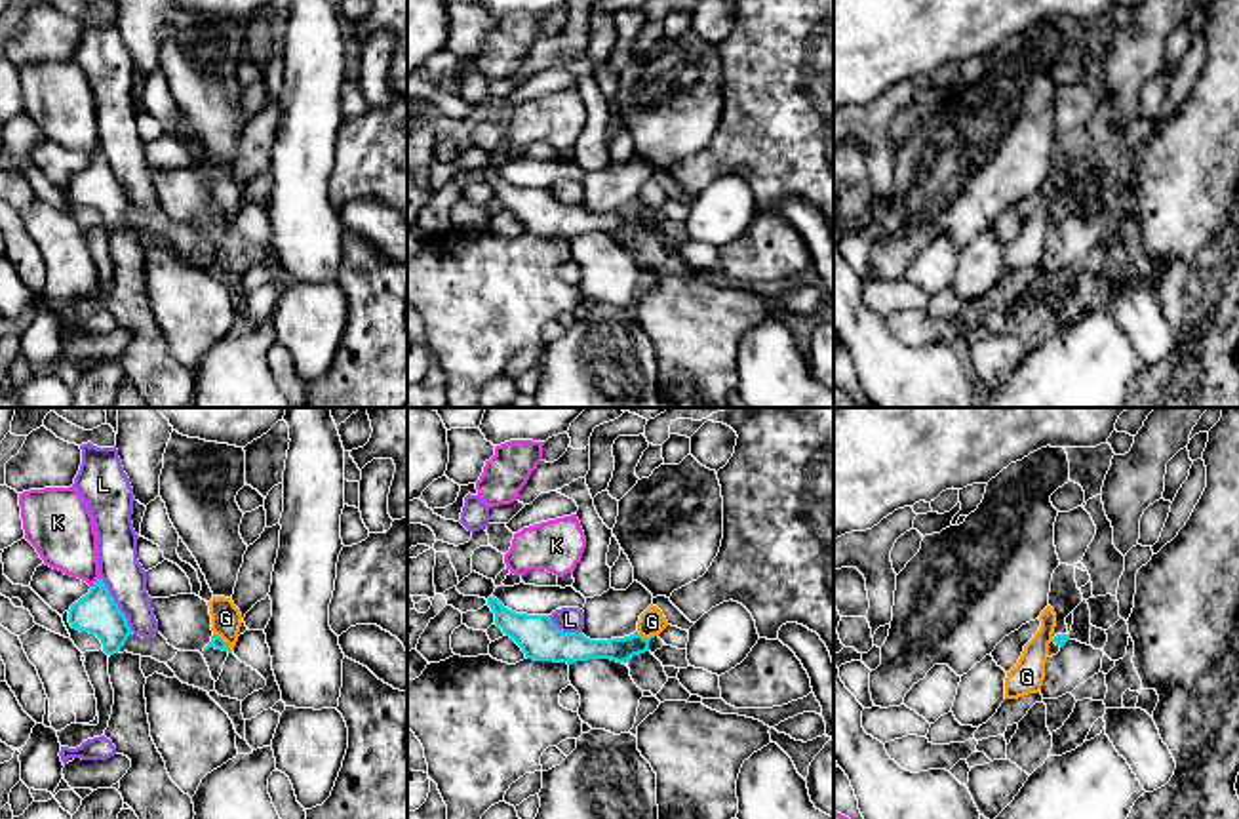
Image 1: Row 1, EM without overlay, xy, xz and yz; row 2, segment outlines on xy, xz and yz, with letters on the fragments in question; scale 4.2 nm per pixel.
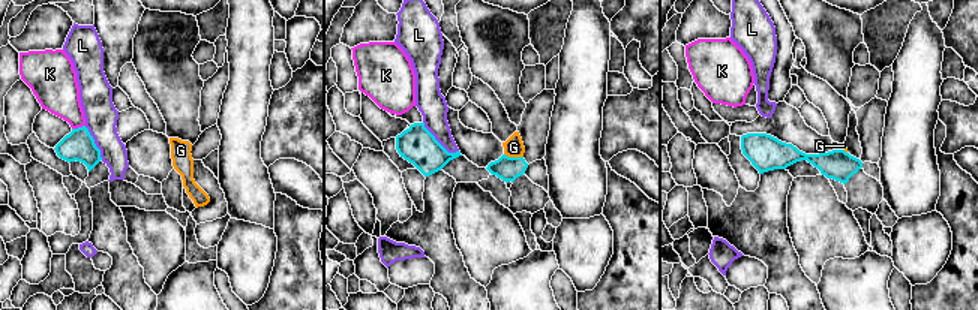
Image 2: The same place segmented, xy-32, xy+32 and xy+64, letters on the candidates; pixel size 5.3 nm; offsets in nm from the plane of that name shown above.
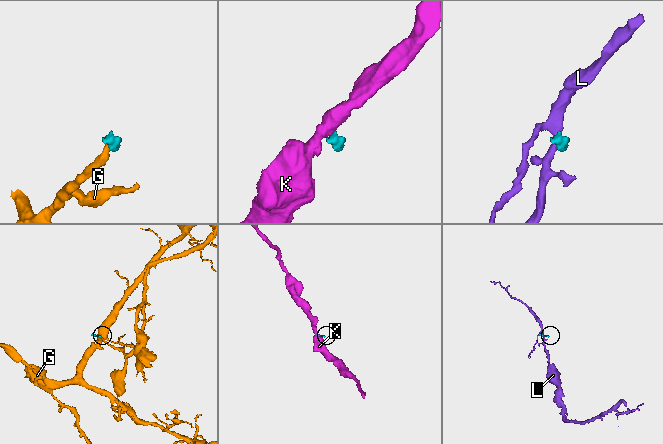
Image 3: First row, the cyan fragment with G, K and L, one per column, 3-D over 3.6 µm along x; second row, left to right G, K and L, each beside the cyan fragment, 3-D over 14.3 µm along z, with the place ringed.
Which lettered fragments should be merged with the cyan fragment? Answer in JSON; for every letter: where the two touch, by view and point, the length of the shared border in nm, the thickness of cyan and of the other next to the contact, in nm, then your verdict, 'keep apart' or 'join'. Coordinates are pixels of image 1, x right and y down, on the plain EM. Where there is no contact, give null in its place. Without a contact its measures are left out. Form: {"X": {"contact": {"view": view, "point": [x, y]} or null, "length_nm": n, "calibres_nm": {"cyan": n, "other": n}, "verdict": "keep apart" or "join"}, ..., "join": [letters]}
{"G": {"contact": {"view": "xy", "point": [225, 216]}, "length_nm": 120, "calibres_nm": {"cyan": 60, "other": 130}, "verdict": "keep apart"}, "K": {"contact": {"view": "xy", "point": [96, 155]}, "length_nm": 70, "calibres_nm": {"cyan": 180, "other": 280}, "verdict": "keep apart"}, "L": {"contact": {"view": "xy", "point": [117, 178]}, "length_nm": 280, "calibres_nm": {"cyan": 180, "other": 180}, "verdict": "keep apart"}, "join": []}

